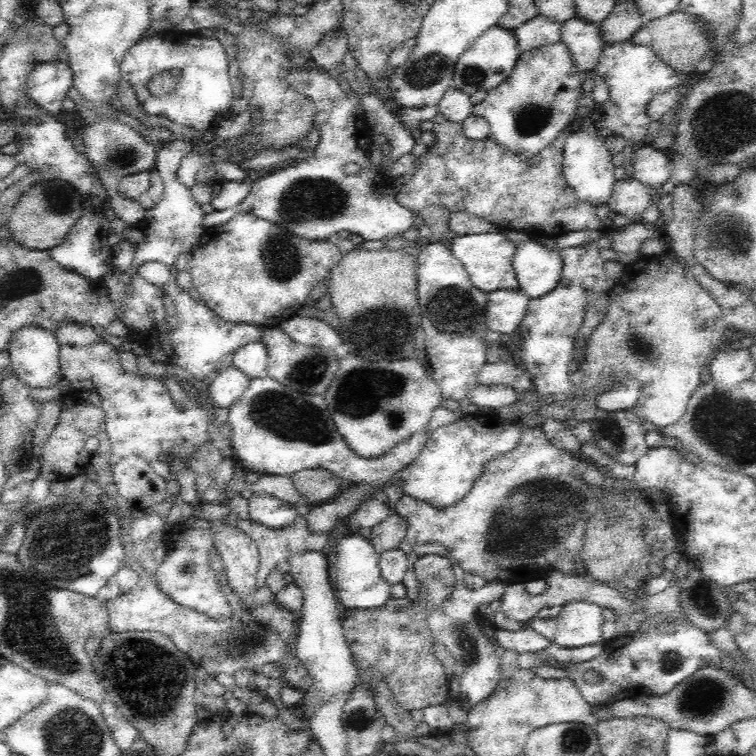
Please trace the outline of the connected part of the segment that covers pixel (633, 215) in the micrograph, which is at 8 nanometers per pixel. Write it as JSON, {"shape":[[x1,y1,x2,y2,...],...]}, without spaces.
{"shape":[[630,177,615,182,606,204,617,214,624,214,628,220,640,223,642,212,652,204,654,194,659,198,664,194,662,192,661,188,653,189]]}

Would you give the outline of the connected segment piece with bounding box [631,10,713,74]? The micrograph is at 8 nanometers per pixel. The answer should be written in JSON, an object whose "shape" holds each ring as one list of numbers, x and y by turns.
{"shape":[[676,10,662,18,645,22,640,30,633,34,631,41,634,44,649,46,668,66,677,72,687,74,695,70,698,62,708,51,713,50,712,36,707,36,704,25,696,20,700,18]]}

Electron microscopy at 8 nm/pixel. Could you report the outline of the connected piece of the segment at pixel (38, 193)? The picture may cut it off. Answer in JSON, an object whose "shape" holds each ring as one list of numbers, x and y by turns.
{"shape":[[42,179,31,186,16,203,7,222,10,239,32,250,57,247,66,238,70,228,82,216,82,197,76,187,60,179]]}

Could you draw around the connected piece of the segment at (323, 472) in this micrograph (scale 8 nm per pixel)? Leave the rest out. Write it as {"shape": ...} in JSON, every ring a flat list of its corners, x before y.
{"shape":[[320,467,299,470,291,477,295,489,304,496,310,506,324,503,328,498,336,498,338,494,339,476,329,470]]}

